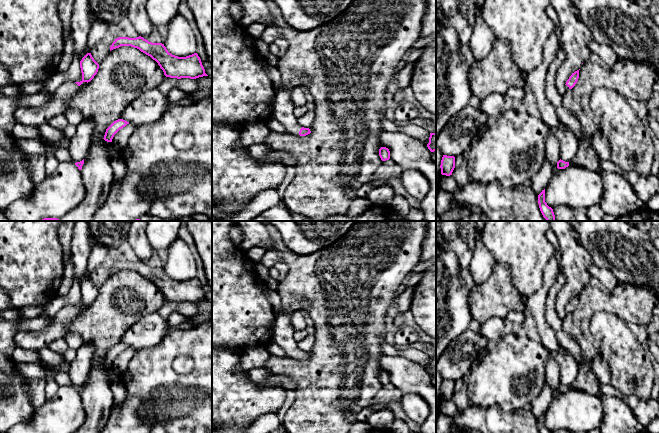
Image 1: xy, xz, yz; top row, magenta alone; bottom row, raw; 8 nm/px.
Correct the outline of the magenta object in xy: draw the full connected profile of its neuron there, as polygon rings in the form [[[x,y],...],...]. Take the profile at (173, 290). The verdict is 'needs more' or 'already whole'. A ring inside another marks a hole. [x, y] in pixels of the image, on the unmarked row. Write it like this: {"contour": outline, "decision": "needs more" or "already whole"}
{"contour": [[[119,261],[110,270],[110,275],[121,270],[131,270],[155,284],[164,299],[170,302],[190,302],[196,303],[208,300],[197,277],[186,281],[178,281],[168,276],[164,268],[152,267],[143,261],[136,262]]], "decision": "already whole"}

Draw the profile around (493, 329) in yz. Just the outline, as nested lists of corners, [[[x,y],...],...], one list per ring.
[[[500,317],[489,318],[481,324],[479,331],[483,337],[488,339],[491,345],[496,344],[506,332],[505,319]]]

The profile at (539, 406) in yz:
[[[546,383],[539,396],[531,403],[531,412],[538,419],[546,413],[548,406],[553,397],[553,391],[551,387]]]

